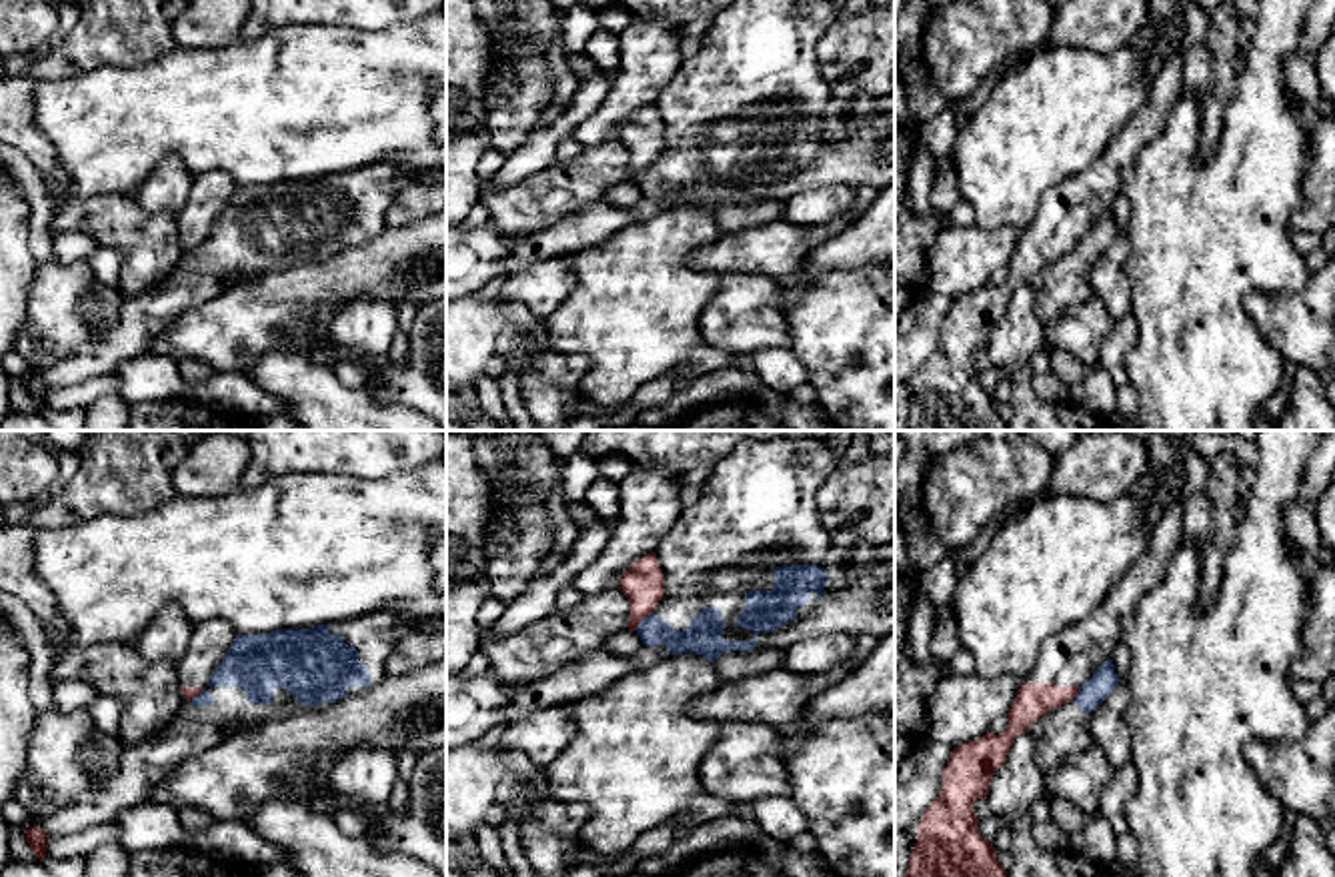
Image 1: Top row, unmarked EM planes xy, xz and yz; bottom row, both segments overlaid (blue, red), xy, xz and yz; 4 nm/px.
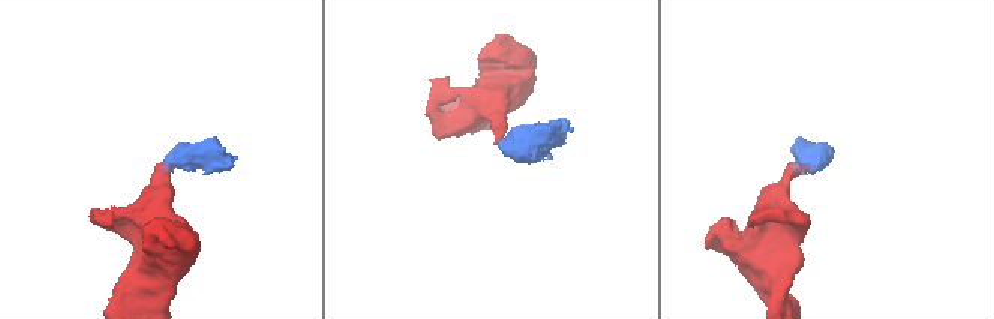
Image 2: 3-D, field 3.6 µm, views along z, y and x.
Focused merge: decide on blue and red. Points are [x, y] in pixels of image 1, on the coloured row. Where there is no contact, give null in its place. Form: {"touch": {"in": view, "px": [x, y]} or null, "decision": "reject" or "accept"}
{"touch": {"in": "xz", "px": [643, 619]}, "decision": "reject"}

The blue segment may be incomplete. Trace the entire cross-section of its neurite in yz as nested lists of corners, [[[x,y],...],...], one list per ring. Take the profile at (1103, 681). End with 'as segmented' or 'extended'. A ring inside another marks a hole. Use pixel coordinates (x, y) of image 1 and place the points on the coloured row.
[[[1113,659],[1105,661],[1081,687],[1079,695],[1039,717],[1027,731],[1035,737],[1035,761],[1055,771],[1067,757],[1093,747],[1089,713],[1095,711],[1119,685]]]; extended

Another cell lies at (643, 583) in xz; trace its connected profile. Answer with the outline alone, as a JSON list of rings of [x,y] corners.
[[[656,555],[632,563],[620,577],[620,589],[630,603],[628,631],[636,631],[638,623],[654,613],[664,595],[664,575]]]

